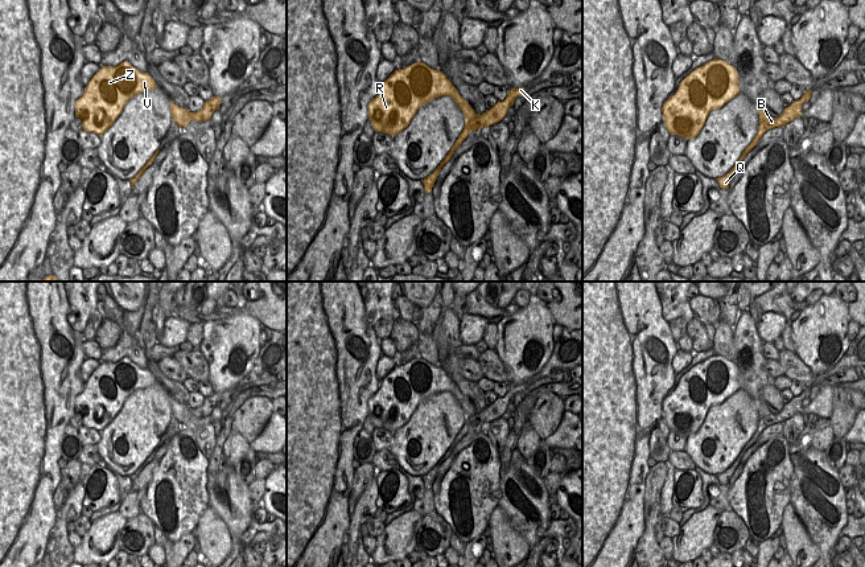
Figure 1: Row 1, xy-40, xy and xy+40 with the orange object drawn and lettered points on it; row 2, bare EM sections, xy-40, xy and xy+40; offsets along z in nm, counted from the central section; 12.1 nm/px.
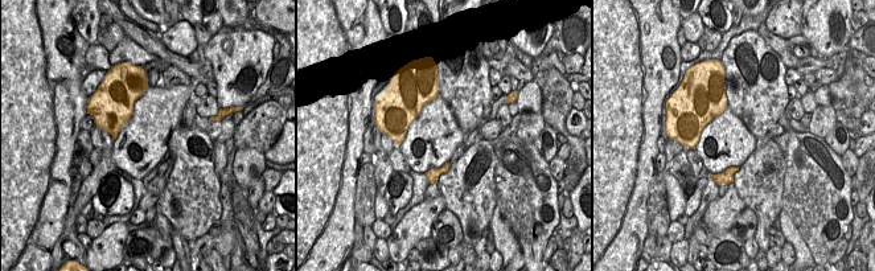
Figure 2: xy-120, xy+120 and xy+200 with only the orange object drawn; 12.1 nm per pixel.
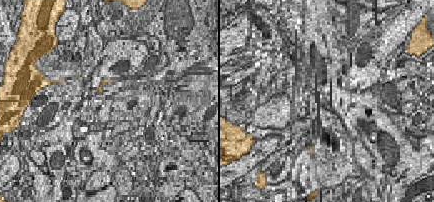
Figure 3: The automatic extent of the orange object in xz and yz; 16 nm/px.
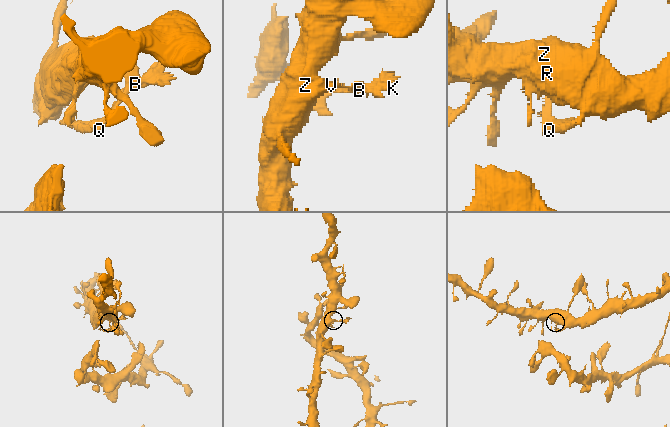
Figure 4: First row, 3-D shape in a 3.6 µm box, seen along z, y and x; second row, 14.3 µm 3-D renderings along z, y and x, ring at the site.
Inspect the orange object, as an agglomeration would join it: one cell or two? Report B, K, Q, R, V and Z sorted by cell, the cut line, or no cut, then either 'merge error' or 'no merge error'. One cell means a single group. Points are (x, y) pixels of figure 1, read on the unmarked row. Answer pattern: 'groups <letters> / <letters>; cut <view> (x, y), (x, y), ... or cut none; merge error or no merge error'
groups B K Q / R V Z; cut xy (456, 386), (450, 393); merge error

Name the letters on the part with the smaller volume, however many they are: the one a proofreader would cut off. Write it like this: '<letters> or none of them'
B, K, Q.

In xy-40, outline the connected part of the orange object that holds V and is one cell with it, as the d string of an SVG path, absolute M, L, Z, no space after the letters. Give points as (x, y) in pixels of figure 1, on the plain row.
M128 357L118 362L102 362L85 383L83 391L75 398L75 414L82 415L82 426L102 432L121 410L125 399L136 390L157 383L148 369L141 369Z

